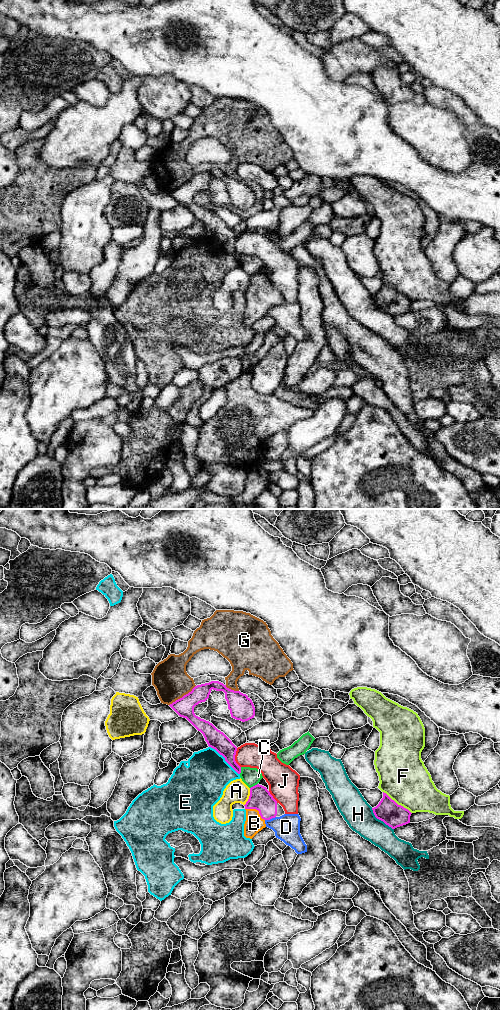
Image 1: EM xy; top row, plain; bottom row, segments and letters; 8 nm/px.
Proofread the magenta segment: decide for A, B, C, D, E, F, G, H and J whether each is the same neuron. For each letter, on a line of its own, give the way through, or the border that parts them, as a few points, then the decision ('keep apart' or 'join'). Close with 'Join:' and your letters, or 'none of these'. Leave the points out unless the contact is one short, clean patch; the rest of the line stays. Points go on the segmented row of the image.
A: keep apart
B: runs through xy (260, 798), (260, 805), (256, 809), (254, 823); join
C: keep apart
D: keep apart
E: border along xy (209, 746), (214, 748), (239, 774); keep apart
F: keep apart
G: keep apart
H: keep apart
J: keep apart
Join: B

